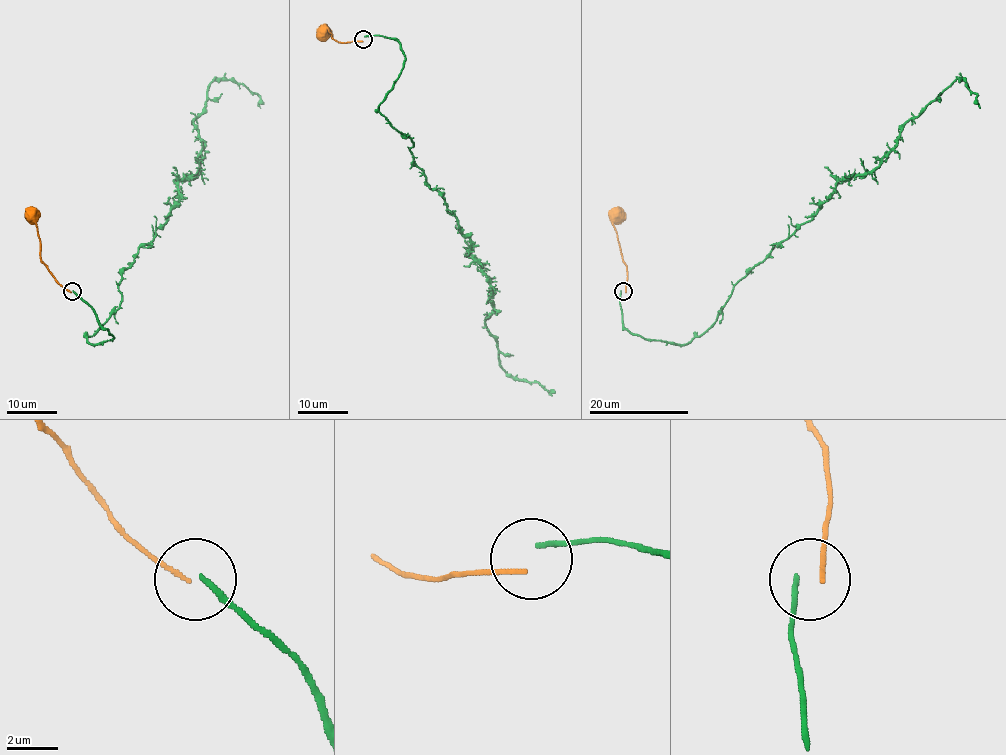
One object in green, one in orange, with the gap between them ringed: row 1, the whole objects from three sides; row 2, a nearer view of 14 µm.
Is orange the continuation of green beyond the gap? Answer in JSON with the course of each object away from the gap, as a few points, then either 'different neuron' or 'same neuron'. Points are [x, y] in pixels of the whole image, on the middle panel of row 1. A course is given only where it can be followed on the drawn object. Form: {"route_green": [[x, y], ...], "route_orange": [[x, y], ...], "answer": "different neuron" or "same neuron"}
{"route_green": [[364, 36], [402, 49], [379, 112], [470, 240], [499, 365], [552, 395]], "route_orange": [[362, 41], [338, 42], [328, 29], [320, 36]], "answer": "different neuron"}

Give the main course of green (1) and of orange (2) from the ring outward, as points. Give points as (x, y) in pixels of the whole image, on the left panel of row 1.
1: (73, 291), (111, 340), (88, 337), (200, 169), (207, 86), (234, 80), (260, 107)
2: (70, 291), (58, 282), (41, 259), (37, 224), (29, 215), (28, 207)

